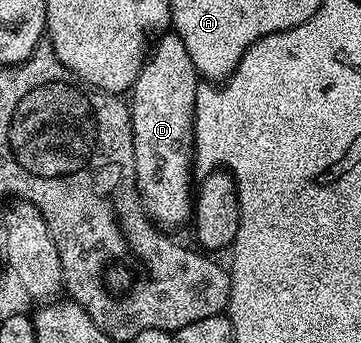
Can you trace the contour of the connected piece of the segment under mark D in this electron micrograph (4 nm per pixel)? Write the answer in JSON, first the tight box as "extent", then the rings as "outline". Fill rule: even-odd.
{"extent":[130,32,198,228],"outline":[[[165,32],[155,39],[147,55],[142,72],[136,78],[130,91],[132,111],[132,139],[134,140],[134,164],[136,165],[136,186],[143,199],[144,211],[161,228],[180,226],[194,214],[194,178],[192,182],[192,121],[198,75],[186,52],[186,44],[174,32]]]}

